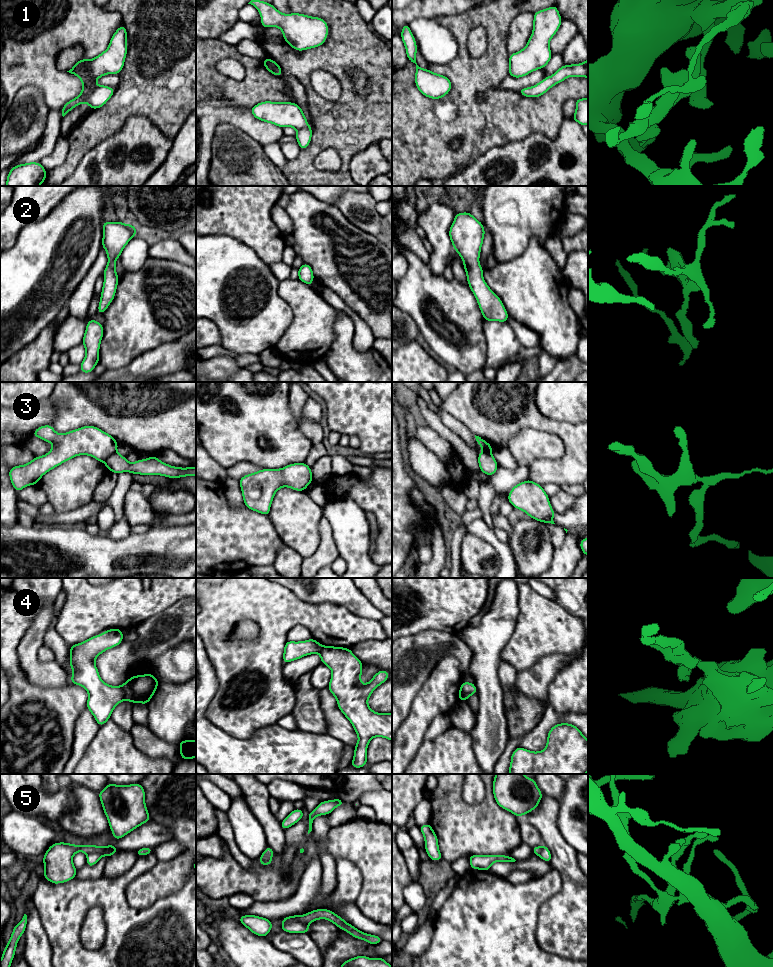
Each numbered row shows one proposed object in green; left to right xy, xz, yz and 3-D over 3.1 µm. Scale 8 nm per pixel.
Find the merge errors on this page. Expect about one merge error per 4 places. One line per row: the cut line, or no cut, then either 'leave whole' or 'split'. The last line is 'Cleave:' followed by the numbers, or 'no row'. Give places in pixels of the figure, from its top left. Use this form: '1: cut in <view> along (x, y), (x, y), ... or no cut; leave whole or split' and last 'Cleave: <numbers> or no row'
1: no cut; leave whole
2: no cut; leave whole
3: cut in xy along (115, 451), (104, 462); split
4: cut in xy along (120, 686), (126, 699); split
5: cut in xy along (86, 852), (103, 852), (106, 855); split
Cleave: 3, 4, 5

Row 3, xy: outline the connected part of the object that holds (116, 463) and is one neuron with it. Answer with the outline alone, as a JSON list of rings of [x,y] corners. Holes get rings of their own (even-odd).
[[[115,452],[110,455],[104,463],[108,471],[114,472],[117,475],[126,471],[132,474],[160,475],[172,479],[186,476],[196,477],[195,466],[187,468],[171,466],[159,460],[156,456],[151,456],[142,460],[138,459],[136,462],[130,463],[124,456]]]

